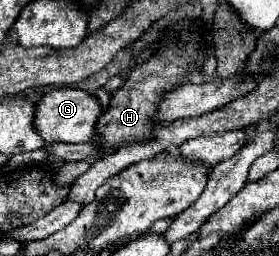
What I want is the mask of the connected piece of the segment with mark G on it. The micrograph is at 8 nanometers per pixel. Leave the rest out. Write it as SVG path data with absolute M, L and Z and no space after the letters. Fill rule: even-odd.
M53 89L49 91L35 109L35 131L43 137L47 145L53 143L87 143L95 135L95 123L101 115L99 101L81 89Z

